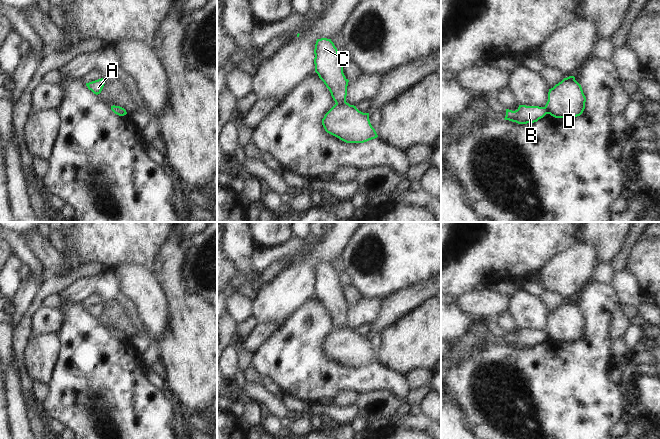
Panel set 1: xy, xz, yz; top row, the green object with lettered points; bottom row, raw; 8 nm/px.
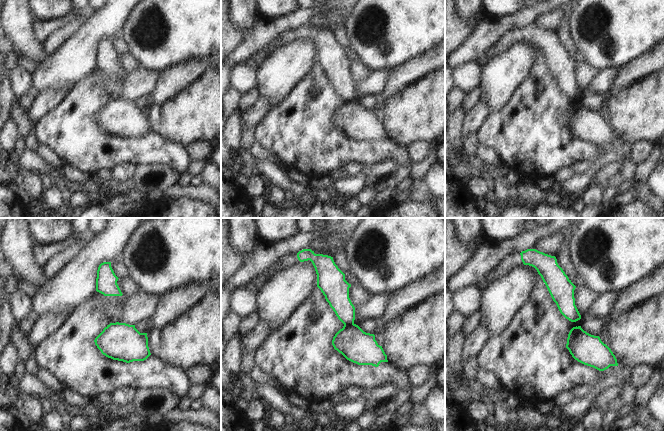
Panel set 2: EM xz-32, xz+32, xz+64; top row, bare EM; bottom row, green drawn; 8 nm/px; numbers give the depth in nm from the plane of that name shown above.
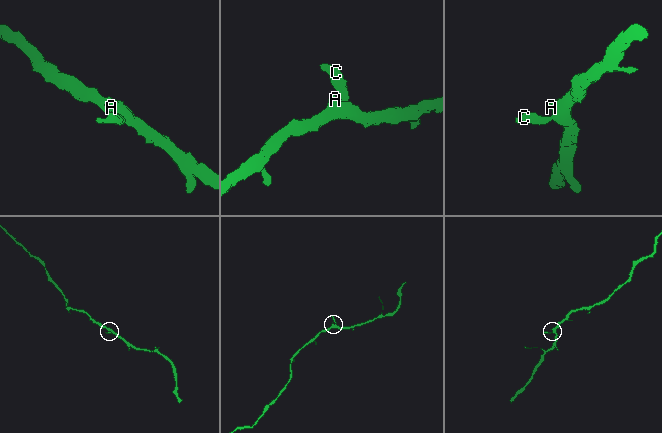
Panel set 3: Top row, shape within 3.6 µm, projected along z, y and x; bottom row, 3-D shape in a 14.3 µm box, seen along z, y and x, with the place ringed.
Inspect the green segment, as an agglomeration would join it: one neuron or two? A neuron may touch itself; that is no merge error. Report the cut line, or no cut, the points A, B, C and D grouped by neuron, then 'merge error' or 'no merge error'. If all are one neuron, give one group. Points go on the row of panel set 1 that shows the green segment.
cut in xz along (345, 101), (336, 103); A D / B C; merge error

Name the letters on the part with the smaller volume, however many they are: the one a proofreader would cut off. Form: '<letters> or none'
B, C

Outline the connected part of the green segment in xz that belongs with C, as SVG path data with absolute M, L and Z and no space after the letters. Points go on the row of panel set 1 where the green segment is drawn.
M317 39L314 49L315 72L329 89L335 103L346 102L349 80L343 73L343 61L331 39Z

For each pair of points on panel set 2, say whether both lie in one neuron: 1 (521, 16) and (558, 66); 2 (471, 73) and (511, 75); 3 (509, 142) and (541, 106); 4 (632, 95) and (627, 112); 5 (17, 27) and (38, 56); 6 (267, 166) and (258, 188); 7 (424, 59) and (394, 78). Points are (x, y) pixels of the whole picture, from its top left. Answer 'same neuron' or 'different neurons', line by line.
1: different neurons
2: different neurons
3: same neuron
4: same neuron
5: same neuron
6: different neurons
7: same neuron

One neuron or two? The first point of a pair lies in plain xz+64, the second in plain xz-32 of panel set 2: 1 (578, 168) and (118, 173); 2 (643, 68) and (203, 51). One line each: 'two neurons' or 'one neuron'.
1: one neuron
2: two neurons

